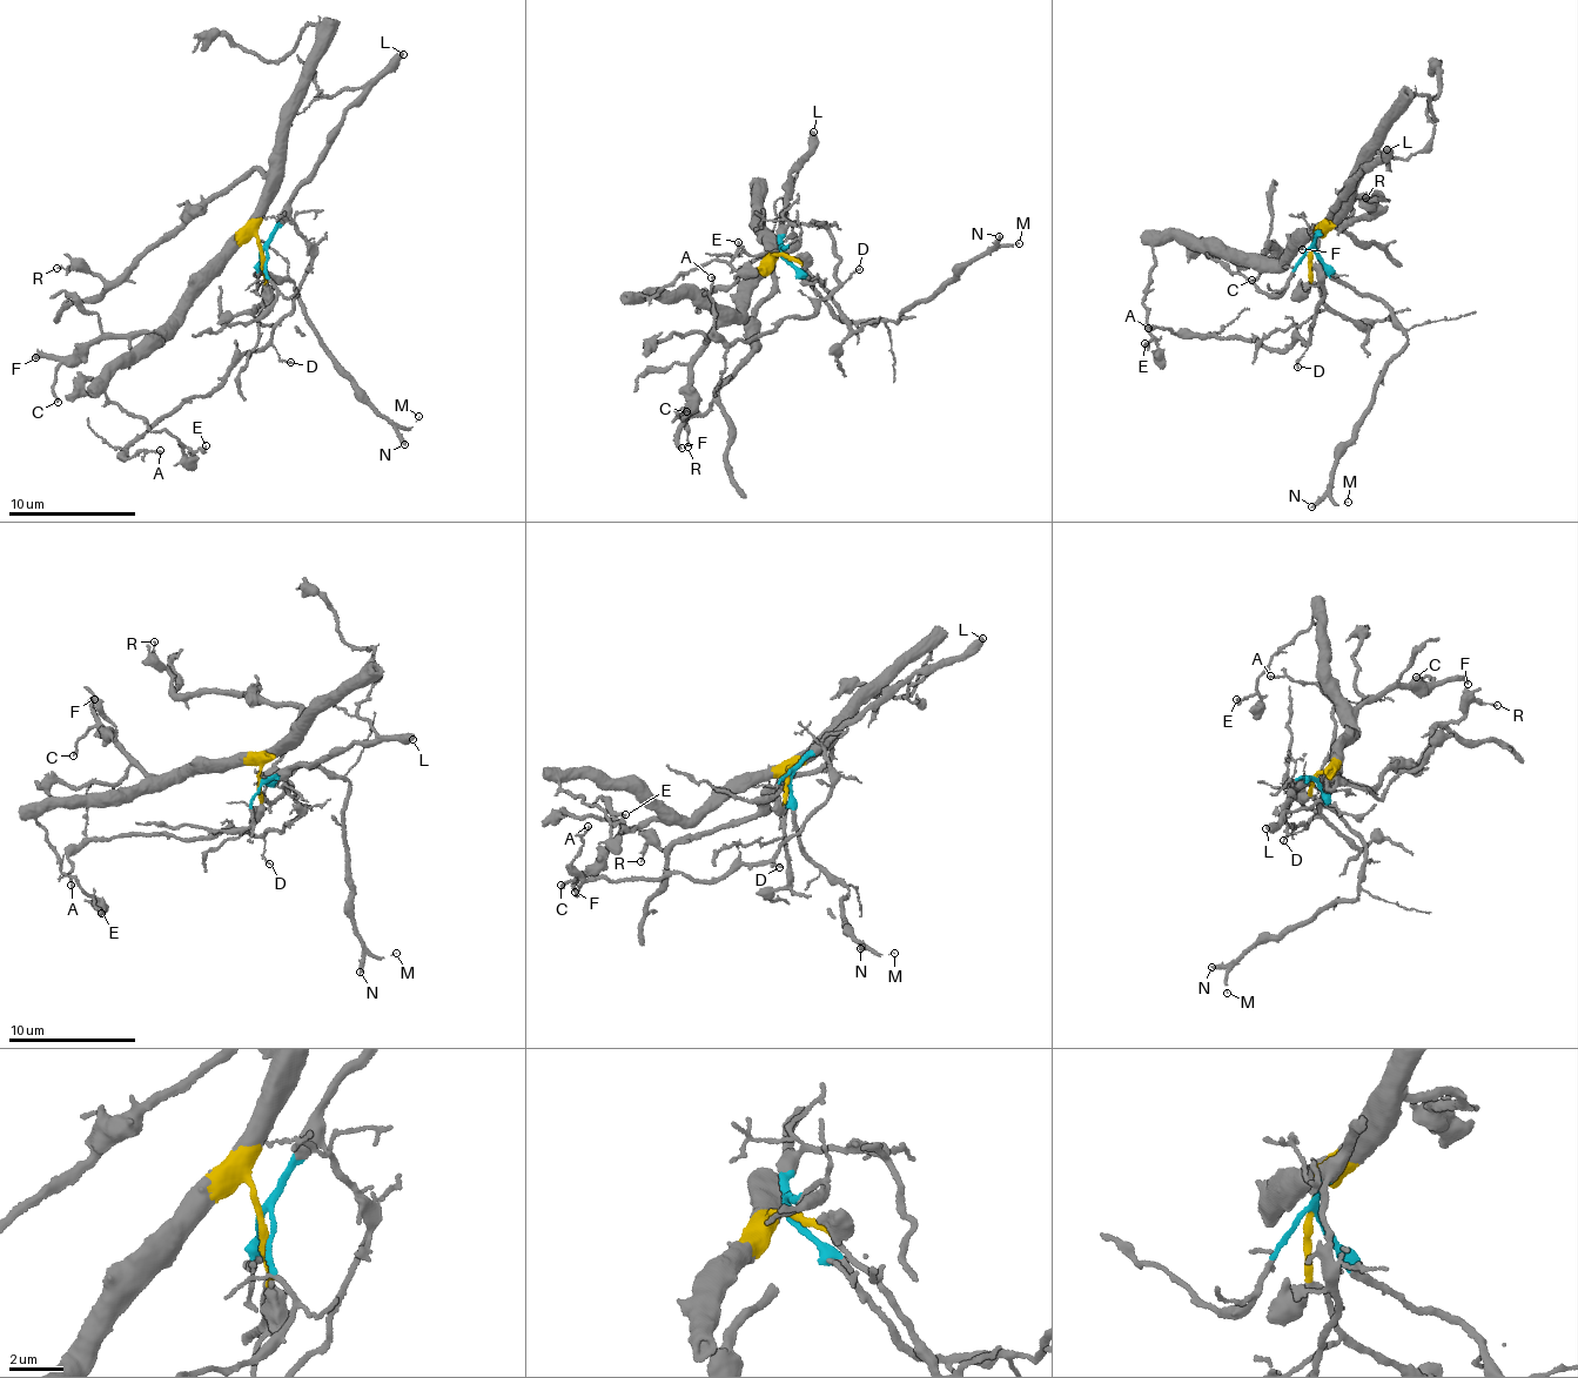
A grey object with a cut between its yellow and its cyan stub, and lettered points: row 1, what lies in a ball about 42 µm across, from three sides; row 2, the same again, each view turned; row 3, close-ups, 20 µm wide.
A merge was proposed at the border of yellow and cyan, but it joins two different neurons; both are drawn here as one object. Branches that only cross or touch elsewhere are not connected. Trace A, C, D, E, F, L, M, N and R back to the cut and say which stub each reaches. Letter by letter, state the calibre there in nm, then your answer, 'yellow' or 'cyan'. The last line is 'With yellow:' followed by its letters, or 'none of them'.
A: calibre 120 nm; cyan
C: calibre 150 nm; yellow
D: calibre 130 nm; cyan
E: calibre 200 nm; yellow
F: calibre 280 nm; yellow
L: calibre 480 nm; cyan
M: calibre 40 nm; cyan
N: calibre 240 nm; cyan
R: calibre 110 nm; yellow
With yellow: C, E, F, R

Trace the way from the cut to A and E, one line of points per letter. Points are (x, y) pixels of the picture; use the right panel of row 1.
A: (1313, 250), (1318, 234), (1323, 298), (1307, 342), (1294, 336), (1284, 347), (1236, 333), (1147, 329)
E: (1313, 250), (1318, 235), (1309, 228), (1280, 260), (1174, 235), (1153, 249), (1142, 303), (1149, 308), (1146, 343)

